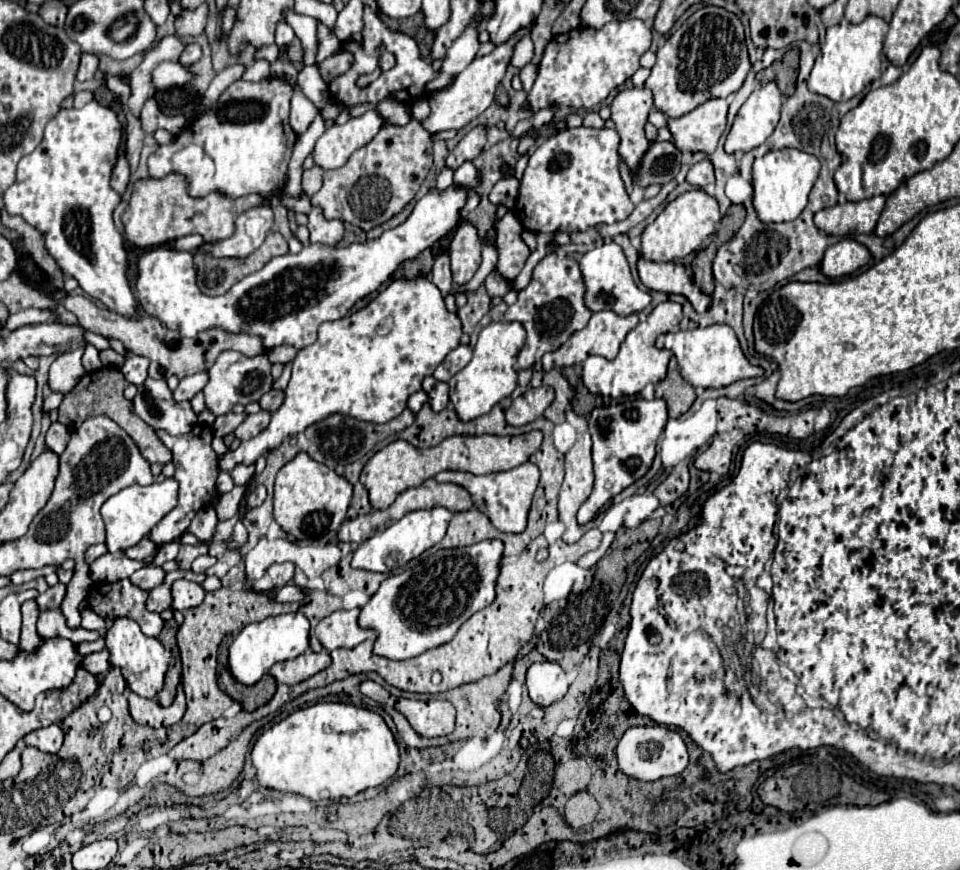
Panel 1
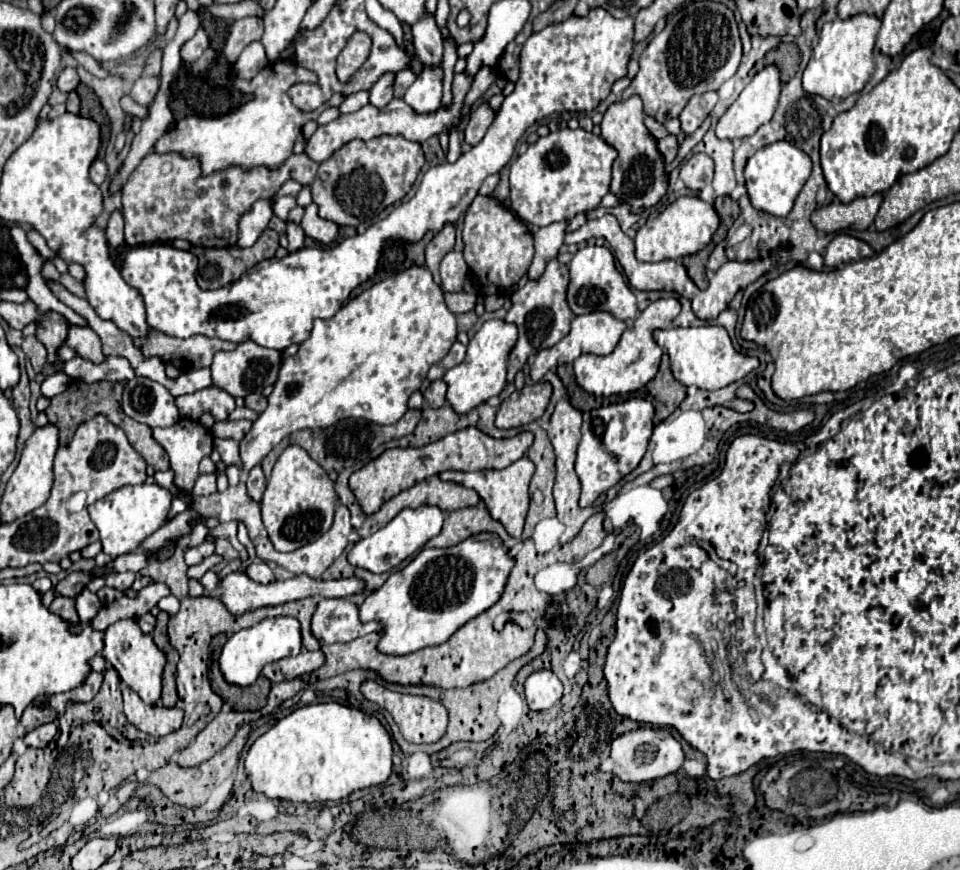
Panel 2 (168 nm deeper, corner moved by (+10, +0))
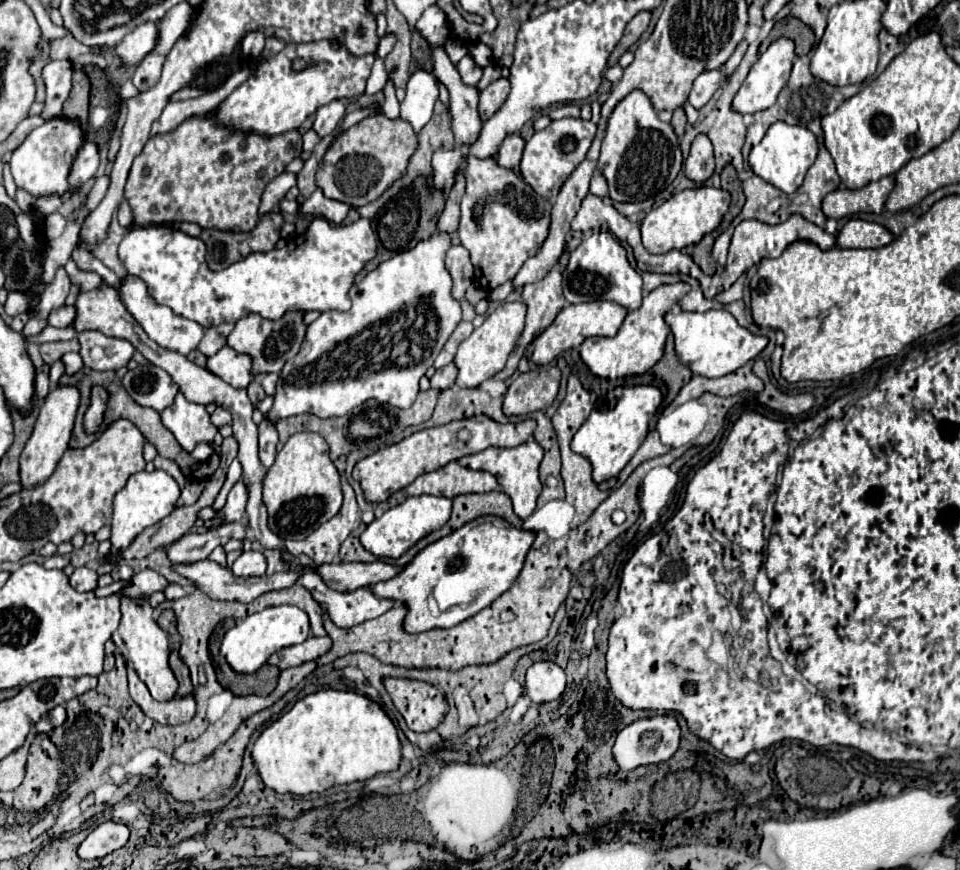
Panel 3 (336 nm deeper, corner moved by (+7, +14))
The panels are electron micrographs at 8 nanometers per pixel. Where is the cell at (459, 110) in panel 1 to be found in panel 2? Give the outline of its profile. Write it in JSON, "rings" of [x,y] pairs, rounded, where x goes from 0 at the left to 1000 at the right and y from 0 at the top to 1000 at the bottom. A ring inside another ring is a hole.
{"rings":[[[479,83],[473,85],[473,94],[471,94],[471,120],[469,122],[458,122],[454,129],[444,129],[444,131],[433,131],[421,115],[410,113],[406,115],[400,124],[392,124],[381,120],[379,124],[375,124],[373,129],[367,131],[356,131],[354,136],[350,136],[348,140],[340,143],[340,145],[331,145],[331,149],[323,156],[323,161],[319,163],[318,176],[327,184],[327,186],[338,186],[342,184],[350,172],[354,172],[358,166],[363,166],[365,161],[385,161],[398,154],[419,154],[425,161],[431,163],[442,163],[448,156],[454,156],[467,147],[471,147],[473,143],[477,143],[481,138],[481,126],[483,126],[483,113],[485,106],[492,99],[492,87],[488,83]]]}

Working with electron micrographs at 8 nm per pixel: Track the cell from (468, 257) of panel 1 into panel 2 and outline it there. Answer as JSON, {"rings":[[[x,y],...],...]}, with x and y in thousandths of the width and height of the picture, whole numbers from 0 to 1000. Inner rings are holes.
{"rings":[[[467,290],[458,303],[458,320],[463,336],[479,336],[481,324],[488,317],[488,303],[481,294],[481,290]]]}

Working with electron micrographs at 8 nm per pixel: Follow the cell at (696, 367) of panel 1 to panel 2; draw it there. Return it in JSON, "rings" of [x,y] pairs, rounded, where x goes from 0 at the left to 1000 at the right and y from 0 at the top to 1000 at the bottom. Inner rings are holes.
{"rings":[[[748,374],[706,376],[682,382],[682,391],[696,407],[702,434],[713,444],[727,444],[731,448],[750,448],[790,423],[790,411],[773,409],[765,402],[758,382]]]}

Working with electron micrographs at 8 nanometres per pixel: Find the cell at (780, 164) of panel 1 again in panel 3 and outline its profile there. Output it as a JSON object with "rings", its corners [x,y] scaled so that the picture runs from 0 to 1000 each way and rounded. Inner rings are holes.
{"rings":[[[807,140],[799,149],[795,161],[789,168],[784,168],[780,177],[780,189],[789,202],[799,207],[807,216],[816,218],[818,223],[824,223],[834,214],[839,198],[849,186],[849,182],[851,182],[851,159],[845,149],[841,149],[839,145],[824,145],[818,140]]]}

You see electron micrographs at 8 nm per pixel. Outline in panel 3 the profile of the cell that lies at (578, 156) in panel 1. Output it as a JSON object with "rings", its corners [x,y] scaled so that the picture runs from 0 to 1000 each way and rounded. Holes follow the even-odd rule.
{"rings":[[[584,136],[576,138],[568,149],[557,152],[555,159],[549,163],[545,182],[543,182],[543,198],[545,207],[561,221],[566,228],[576,228],[586,214],[586,207],[595,200],[595,193],[607,184],[611,177],[611,170],[616,168],[616,161],[620,156],[620,143],[616,138],[605,138],[605,136]]]}

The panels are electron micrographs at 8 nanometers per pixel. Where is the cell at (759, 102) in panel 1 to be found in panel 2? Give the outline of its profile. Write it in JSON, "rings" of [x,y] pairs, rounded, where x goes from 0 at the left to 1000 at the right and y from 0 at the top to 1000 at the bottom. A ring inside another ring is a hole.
{"rings":[[[798,76],[794,83],[790,83],[783,94],[771,106],[769,115],[754,129],[754,133],[748,138],[746,145],[746,156],[750,161],[767,161],[767,159],[777,159],[783,156],[794,143],[802,140],[806,124],[810,120],[810,110],[813,110],[813,85],[808,76]]]}

